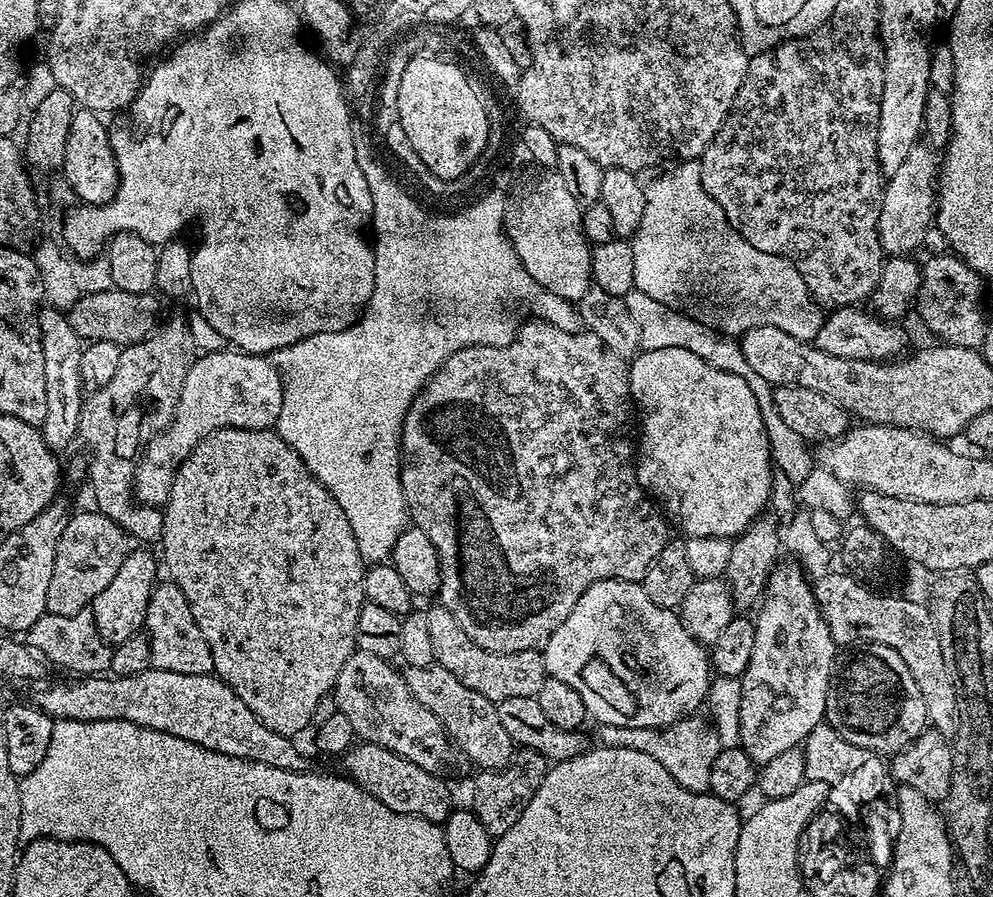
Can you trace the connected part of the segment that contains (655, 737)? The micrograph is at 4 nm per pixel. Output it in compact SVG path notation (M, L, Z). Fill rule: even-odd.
M693 714L671 728L627 728L626 726L599 725L599 743L605 748L629 748L642 750L642 754L650 754L662 766L666 766L666 774L674 778L686 790L691 792L708 792L710 782L710 766L714 766L714 758L720 753L720 743L716 728L711 719L703 715Z

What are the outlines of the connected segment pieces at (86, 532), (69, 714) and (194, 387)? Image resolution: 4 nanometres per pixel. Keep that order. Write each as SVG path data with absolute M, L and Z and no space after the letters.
M89 510L69 515L66 530L62 530L62 538L58 542L58 550L54 554L54 574L50 577L50 590L46 590L46 606L48 612L59 616L78 614L78 610L89 607L92 599L106 586L110 586L110 578L118 574L118 566L122 566L130 551L130 537L110 518L101 512Z
M148 667L133 676L111 676L97 674L83 678L64 678L61 684L44 684L36 688L30 697L35 707L42 709L53 721L77 720L78 722L98 722L99 720L128 720L150 730L158 730L166 734L174 734L174 738L182 738L186 742L194 742L206 750L214 750L218 754L226 754L234 758L249 760L255 764L274 766L287 772L307 772L308 760L295 748L293 741L287 736L270 730L270 726L262 723L255 714L234 694L229 684L224 683L219 676L209 674L178 674Z
M221 350L197 355L186 374L186 382L182 382L182 394L176 403L176 414L172 423L148 441L139 457L134 477L135 499L141 504L153 506L167 504L170 486L182 462L186 462L186 458L194 450L194 446L198 446L198 442L202 442L207 436L223 428L271 429L282 410L283 397L284 384L280 381L280 373L276 371L276 365L268 356L253 356L250 352L239 350Z

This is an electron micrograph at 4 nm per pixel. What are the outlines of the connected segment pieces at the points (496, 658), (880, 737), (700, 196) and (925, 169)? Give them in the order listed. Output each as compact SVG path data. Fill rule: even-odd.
M439 606L429 607L426 611L426 623L430 629L430 639L434 645L436 663L442 665L462 686L470 686L474 694L482 694L482 698L499 702L506 698L530 698L542 690L542 682L546 678L543 655L537 650L522 650L514 654L498 654L482 650L454 622L454 614Z
M868 642L849 652L849 656L841 655L833 667L824 720L846 742L865 748L869 754L901 752L929 727L926 702L922 702L922 690L918 690L914 674L906 670L902 654L890 650L890 646Z
M686 160L677 163L676 168L672 168L669 172L661 174L657 180L647 181L644 193L646 194L646 210L642 214L642 226L638 226L635 236L631 237L630 243L634 250L634 282L638 290L642 290L642 294L650 294L650 298L655 298L657 302L662 302L671 308L679 308L694 317L698 322L702 322L706 326L715 328L717 332L722 332L726 336L739 338L744 335L746 330L757 328L758 326L776 326L778 330L782 330L786 334L790 334L799 340L810 342L822 326L825 313L822 311L821 305L816 303L814 297L810 294L810 290L806 286L806 282L802 282L802 274L798 274L796 267L786 258L775 256L774 254L766 254L766 250L754 250L754 246L750 246L750 242L746 242L746 238L742 238L730 226L730 222L726 218L726 214L722 210L722 206L718 206L718 202L714 202L714 198L710 198L710 194L706 194L706 190L700 181L700 161Z
M918 142L884 184L882 210L878 218L880 249L888 256L906 256L921 247L923 235L934 224L938 199L938 156L927 144Z

